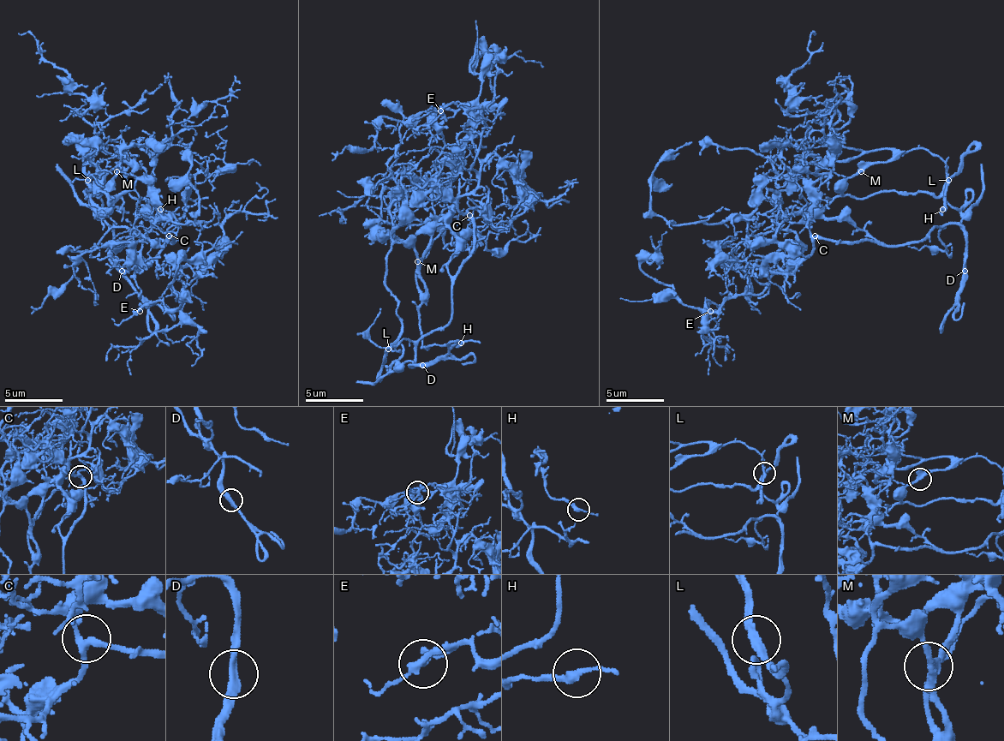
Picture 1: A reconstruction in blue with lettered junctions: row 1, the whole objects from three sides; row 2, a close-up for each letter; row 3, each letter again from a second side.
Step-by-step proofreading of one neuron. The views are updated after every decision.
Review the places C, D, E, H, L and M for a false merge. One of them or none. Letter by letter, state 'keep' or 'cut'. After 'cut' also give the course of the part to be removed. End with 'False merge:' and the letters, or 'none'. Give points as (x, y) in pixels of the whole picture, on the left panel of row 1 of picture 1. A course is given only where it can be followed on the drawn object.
C: keep
D: keep
E: keep
H: keep
L: keep
M: keep
False merge: none

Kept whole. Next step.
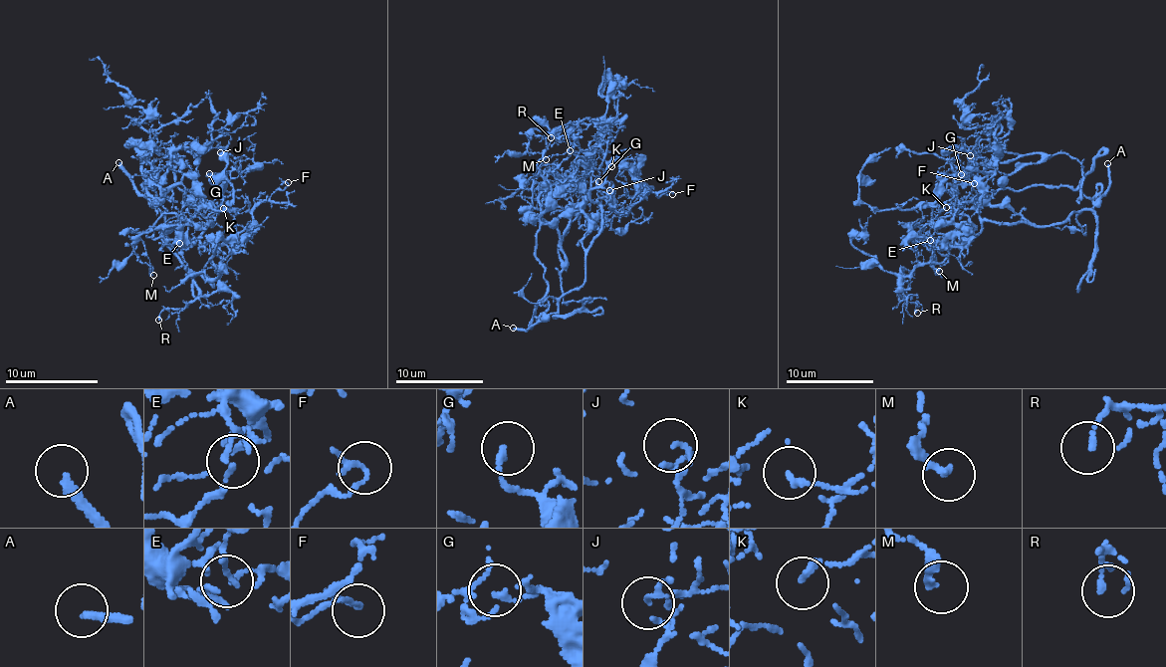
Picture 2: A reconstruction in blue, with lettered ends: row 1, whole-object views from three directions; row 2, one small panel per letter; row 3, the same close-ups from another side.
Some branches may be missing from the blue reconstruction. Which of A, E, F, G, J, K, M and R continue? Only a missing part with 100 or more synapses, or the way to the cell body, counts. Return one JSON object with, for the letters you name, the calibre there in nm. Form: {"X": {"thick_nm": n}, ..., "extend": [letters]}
{"A": {"thick_nm": 240}, "extend": ["A"]}

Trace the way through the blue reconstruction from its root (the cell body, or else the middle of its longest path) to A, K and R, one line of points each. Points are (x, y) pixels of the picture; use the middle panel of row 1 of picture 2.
A: (575, 172), (573, 181), (600, 207), (585, 282), (529, 330), (513, 328)
K: (575, 172), (573, 161), (598, 146), (607, 161), (618, 157), (640, 174), (631, 159), (611, 166)
R: (575, 172), (573, 181), (585, 190), (604, 179), (600, 163), (609, 124), (583, 119), (568, 135), (551, 137)

